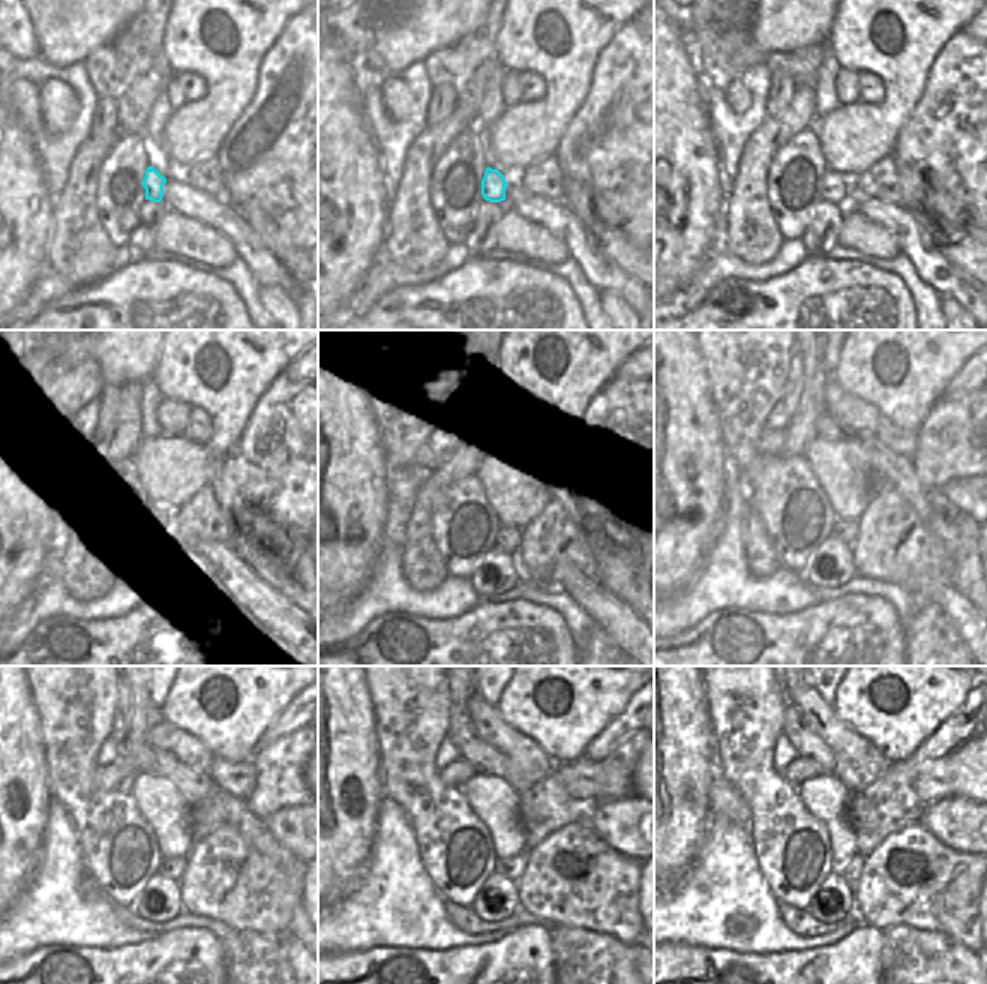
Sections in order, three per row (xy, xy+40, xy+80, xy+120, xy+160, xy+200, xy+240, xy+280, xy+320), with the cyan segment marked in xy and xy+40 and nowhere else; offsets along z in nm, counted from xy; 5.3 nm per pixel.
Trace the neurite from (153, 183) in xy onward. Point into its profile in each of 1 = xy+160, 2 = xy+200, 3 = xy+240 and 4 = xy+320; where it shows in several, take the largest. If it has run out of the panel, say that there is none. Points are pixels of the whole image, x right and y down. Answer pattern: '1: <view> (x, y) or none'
1: xy+160 (507, 539)
2: xy+200 (845, 531)
3: xy+240 (173, 867)
4: xy+320 (851, 872)

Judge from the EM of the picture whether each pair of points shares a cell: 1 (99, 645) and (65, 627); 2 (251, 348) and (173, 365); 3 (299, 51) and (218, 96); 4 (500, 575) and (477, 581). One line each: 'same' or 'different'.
1: same
2: same
3: different
4: same

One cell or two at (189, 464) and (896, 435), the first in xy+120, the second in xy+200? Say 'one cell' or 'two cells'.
two cells

